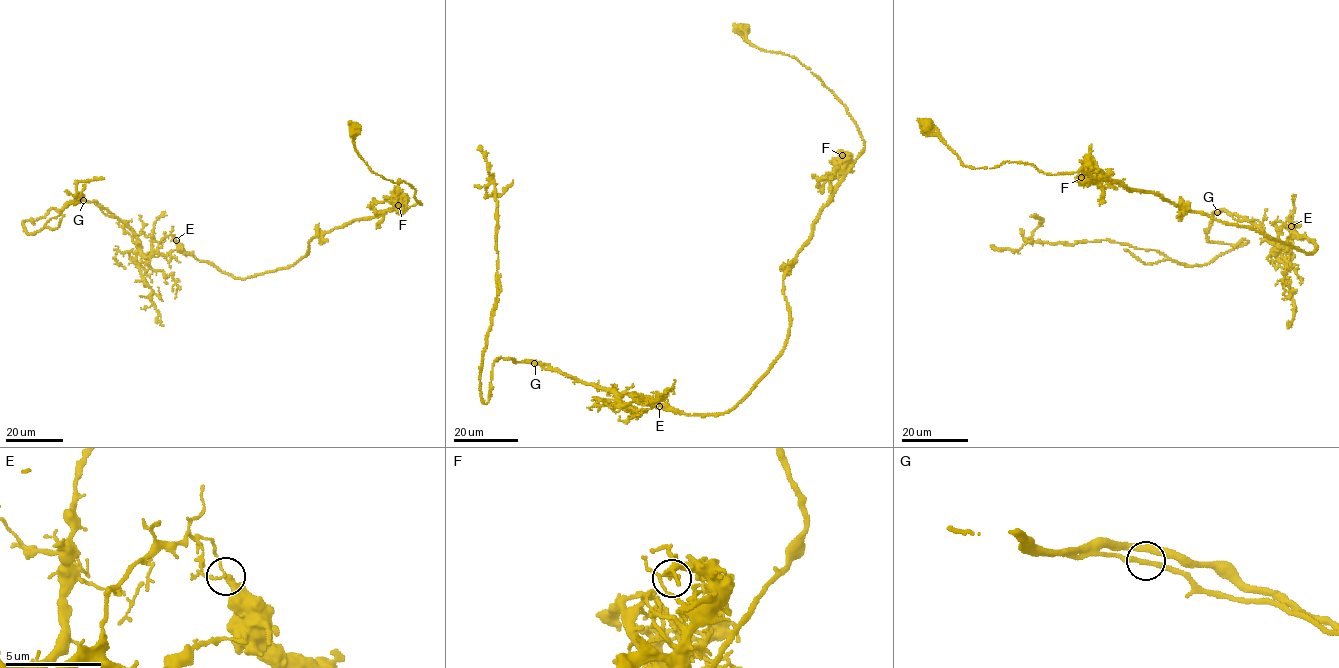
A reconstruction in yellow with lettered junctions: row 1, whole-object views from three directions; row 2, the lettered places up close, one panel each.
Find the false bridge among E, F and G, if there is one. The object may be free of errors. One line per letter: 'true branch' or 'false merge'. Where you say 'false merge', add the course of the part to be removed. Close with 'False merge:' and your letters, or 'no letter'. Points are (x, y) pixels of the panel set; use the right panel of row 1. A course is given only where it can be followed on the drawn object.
E: false merge; foreign part runs (1292, 226), (1274, 254), (1215, 213), (1209, 242), (1248, 241), (1193, 266), (1030, 242), (1030, 217)
F: true branch
G: true branch
False merge: E

